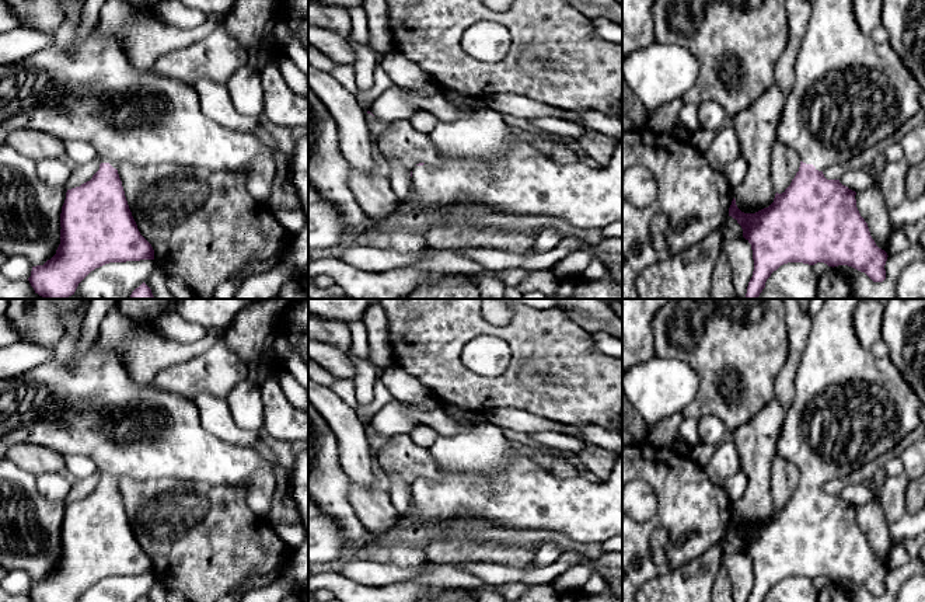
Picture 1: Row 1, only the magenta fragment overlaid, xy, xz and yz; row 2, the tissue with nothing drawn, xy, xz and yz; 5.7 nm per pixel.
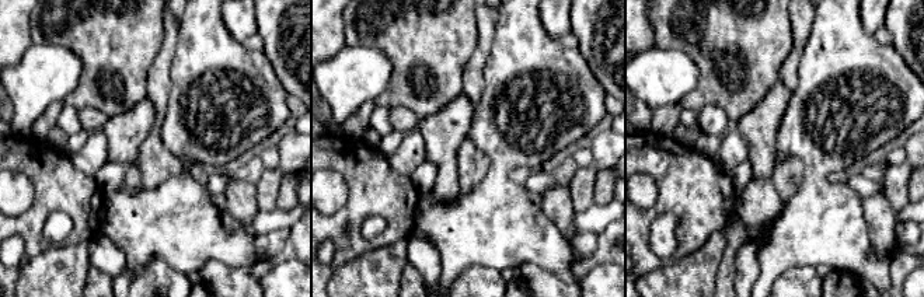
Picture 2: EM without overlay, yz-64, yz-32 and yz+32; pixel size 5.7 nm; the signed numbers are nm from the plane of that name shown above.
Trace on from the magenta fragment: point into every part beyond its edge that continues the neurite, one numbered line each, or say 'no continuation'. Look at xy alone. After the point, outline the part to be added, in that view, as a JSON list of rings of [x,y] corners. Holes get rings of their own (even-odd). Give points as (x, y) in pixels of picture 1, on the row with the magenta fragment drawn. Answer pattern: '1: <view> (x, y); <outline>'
1: xy (88, 91); [[[62,0],[64,20],[56,31],[50,46],[11,65],[0,66],[0,146],[7,136],[20,129],[36,131],[57,138],[62,142],[84,142],[91,145],[101,163],[109,163],[118,170],[122,163],[132,166],[175,164],[200,167],[212,171],[244,173],[252,198],[266,205],[272,181],[276,175],[275,153],[255,135],[221,126],[207,118],[200,108],[195,87],[135,66],[119,39],[101,35],[97,25],[83,41],[76,41],[85,0]]]

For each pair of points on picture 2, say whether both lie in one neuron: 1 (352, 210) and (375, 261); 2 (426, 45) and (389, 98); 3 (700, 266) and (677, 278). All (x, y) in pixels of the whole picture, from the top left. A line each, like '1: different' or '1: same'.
1: different
2: same
3: same

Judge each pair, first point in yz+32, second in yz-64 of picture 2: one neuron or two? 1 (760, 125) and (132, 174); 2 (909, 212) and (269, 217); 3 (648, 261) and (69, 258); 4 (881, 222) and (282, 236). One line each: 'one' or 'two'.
1: one
2: one
3: two
4: two

